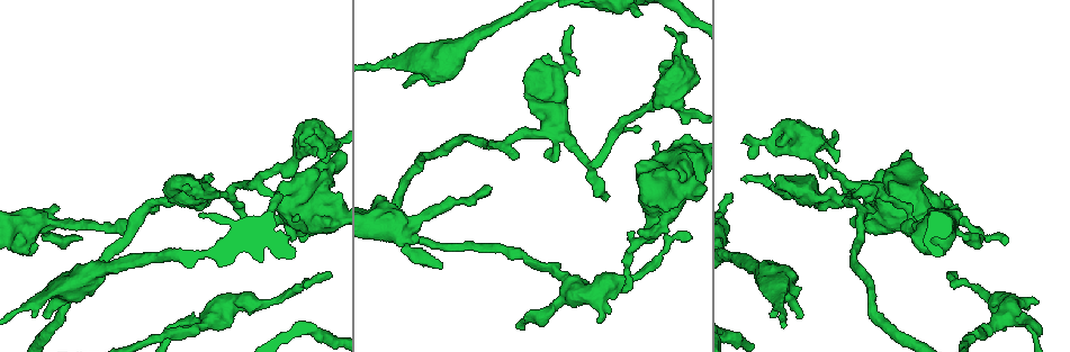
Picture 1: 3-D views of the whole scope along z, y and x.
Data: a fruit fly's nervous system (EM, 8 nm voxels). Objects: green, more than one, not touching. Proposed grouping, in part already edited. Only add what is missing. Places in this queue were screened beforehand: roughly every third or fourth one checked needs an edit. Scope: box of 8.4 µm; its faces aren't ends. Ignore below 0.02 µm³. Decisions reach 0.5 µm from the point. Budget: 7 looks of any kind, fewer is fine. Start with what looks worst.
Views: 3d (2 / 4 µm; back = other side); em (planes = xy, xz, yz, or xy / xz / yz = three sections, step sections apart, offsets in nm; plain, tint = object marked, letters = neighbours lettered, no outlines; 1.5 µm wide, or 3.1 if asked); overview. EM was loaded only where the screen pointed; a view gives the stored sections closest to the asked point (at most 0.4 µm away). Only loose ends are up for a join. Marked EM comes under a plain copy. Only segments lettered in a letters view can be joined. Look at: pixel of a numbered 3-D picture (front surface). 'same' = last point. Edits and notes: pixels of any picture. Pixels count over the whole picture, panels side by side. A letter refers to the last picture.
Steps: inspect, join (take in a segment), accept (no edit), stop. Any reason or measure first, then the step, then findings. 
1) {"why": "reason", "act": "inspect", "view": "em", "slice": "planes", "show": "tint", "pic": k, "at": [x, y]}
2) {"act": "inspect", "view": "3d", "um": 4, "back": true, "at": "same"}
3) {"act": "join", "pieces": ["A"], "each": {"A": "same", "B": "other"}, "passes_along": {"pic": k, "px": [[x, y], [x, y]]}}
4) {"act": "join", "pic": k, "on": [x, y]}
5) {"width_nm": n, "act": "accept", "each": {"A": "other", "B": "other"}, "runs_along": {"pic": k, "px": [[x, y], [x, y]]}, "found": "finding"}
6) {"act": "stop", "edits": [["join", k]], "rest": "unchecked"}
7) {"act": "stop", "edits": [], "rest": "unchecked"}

{"why": "tapers out", "act": "inspect", "view": "em", "slice": "planes", "show": "letters", "pic": 1, "at": [641, 128]}

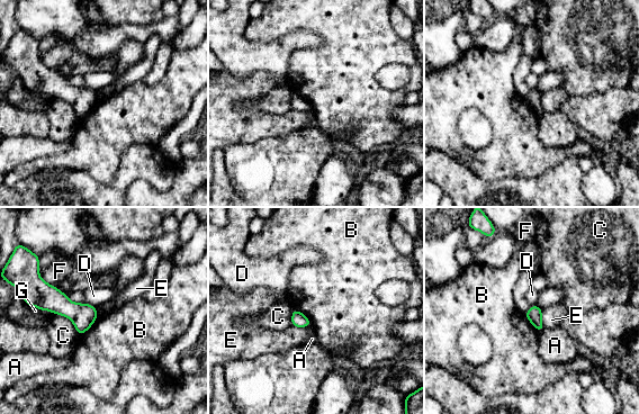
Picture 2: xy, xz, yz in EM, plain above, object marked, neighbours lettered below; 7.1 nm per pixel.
{"act": "accept", "each": {"A": "other", "B": "other", "C": "other", "D": "other", "E": "other", "F": "other", "G": "other"}, "border": {"pic": 2, "px": [[293, 308], [302, 312], [312, 325]]}, "found": "no lettered segment goes on from it"}

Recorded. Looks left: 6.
{"why": "thin end", "act": "inspect", "view": "3d", "um": 2, "pic": 1, "at": [604, 199]}

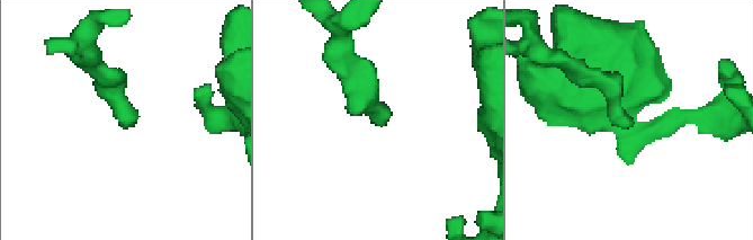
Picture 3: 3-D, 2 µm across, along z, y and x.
{"why": "now the EM", "act": "inspect", "view": "em", "slice": "xy", "step": 4, "show": "letters", "pic": 3, "at": [131, 123]}

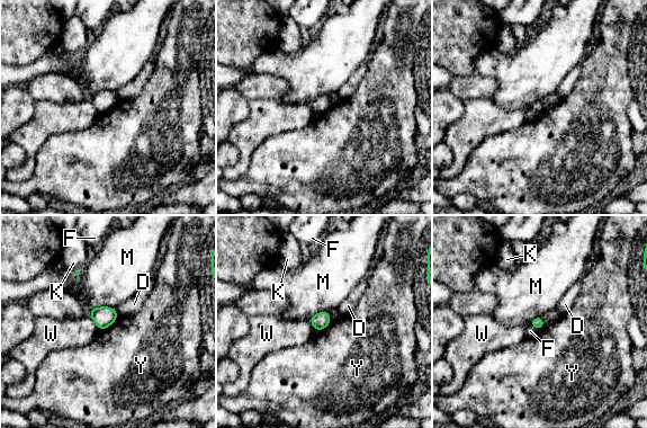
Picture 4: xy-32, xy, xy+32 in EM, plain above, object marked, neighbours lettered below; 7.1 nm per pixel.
{"act": "accept", "each": {"D": "other", "F": "other", "K": "other", "M": "other", "W": "other", "Y": "other"}, "border": {"pic": 4, "px": [[118, 318], [106, 328], [99, 330]]}, "found": "no lettered segment goes on from it"}

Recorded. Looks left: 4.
{"act": "inspect", "view": "em", "slice": "xy", "step": 8, "show": "letters", "pic": 1, "at": [571, 26]}

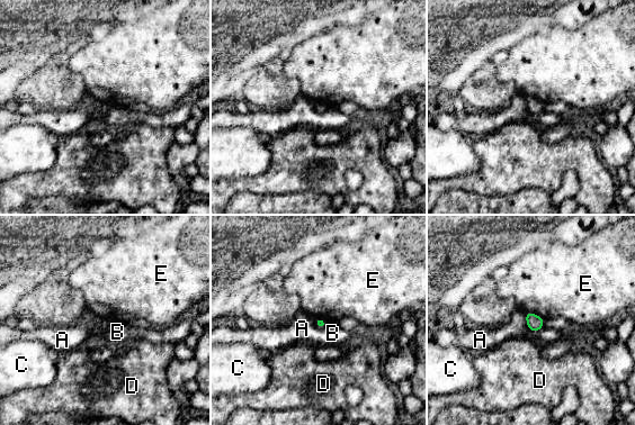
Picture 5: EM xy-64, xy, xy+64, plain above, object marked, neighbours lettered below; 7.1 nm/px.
{"act": "inspect", "view": "em", "slice": "planes", "show": "letters", "at": "same"}

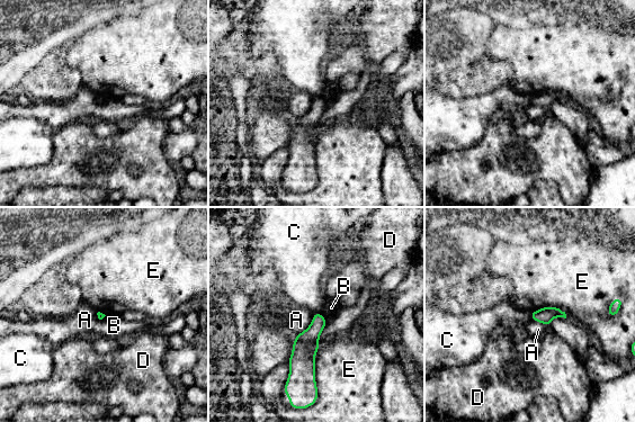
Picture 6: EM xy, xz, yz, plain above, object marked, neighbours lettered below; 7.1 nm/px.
{"act": "accept", "each": {"A": "other", "B": "other", "C": "other", "D": "other", "E": "other"}, "runs_along": {"pic": 6, "px": [[318, 315], [306, 342], [311, 383]]}, "found": "no lettered segment goes on from it"}

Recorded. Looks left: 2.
{"act": "stop", "edits": [], "rest": "unchecked"}

